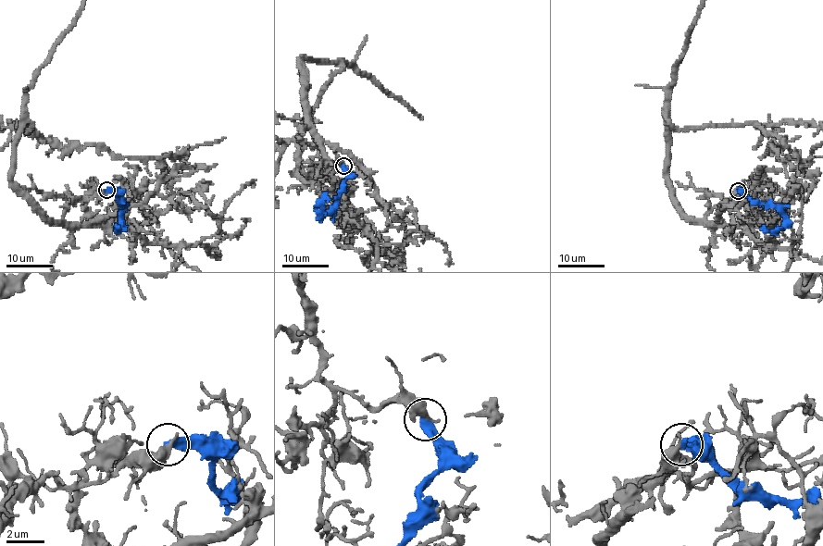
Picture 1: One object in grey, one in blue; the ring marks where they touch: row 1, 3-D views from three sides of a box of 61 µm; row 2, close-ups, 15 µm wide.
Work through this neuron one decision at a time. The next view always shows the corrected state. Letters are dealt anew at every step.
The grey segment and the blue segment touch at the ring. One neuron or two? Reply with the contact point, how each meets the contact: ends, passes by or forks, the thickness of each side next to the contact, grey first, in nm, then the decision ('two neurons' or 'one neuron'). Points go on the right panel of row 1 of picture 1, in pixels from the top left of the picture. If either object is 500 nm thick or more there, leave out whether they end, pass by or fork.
place (738, 191); grey ends; blue ends; calibres 480 and 440 nm; two neurons

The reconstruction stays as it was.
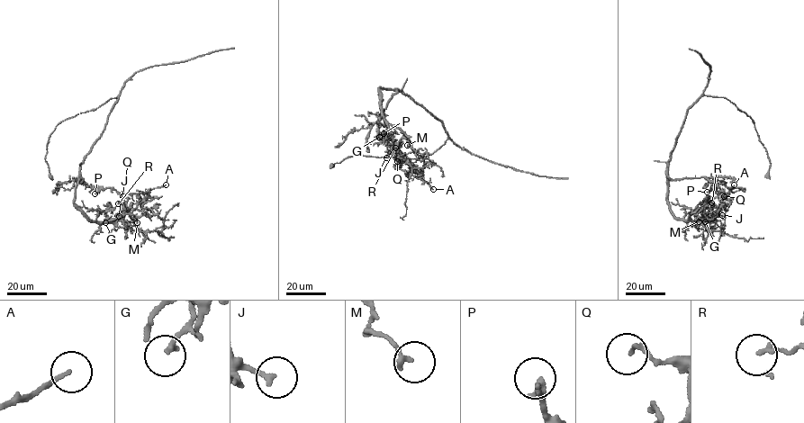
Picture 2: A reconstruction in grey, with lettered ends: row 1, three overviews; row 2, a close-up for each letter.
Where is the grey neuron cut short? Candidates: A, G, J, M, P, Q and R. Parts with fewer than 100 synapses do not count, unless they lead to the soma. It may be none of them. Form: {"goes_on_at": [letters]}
{"goes_on_at": []}

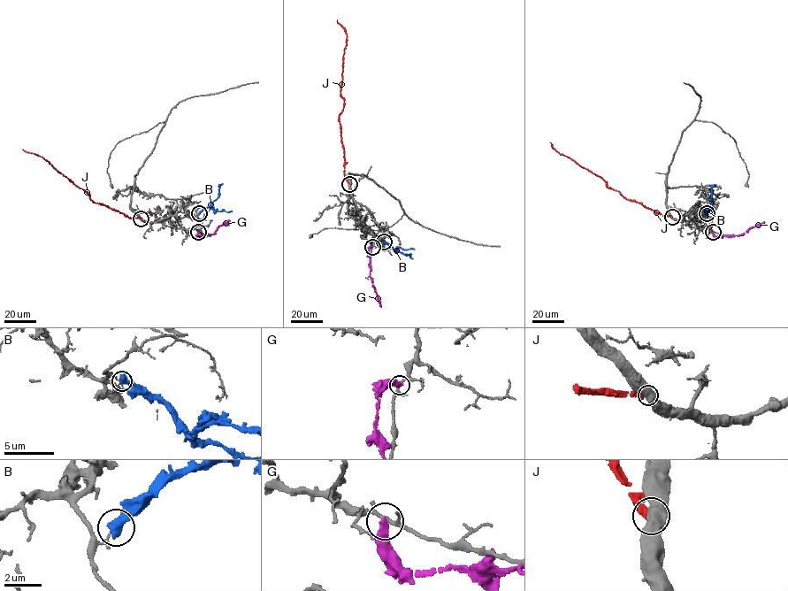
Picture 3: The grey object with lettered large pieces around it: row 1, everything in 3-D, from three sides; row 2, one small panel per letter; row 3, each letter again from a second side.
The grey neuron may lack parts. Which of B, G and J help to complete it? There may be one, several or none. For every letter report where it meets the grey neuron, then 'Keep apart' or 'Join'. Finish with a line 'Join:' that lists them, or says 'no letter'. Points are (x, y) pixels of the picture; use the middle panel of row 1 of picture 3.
B: Touches grey at (384, 241). Keep apart
G: Touches grey at (372, 247). Keep apart
J: Touches grey at (349, 184). Keep apart
Join: no letter

